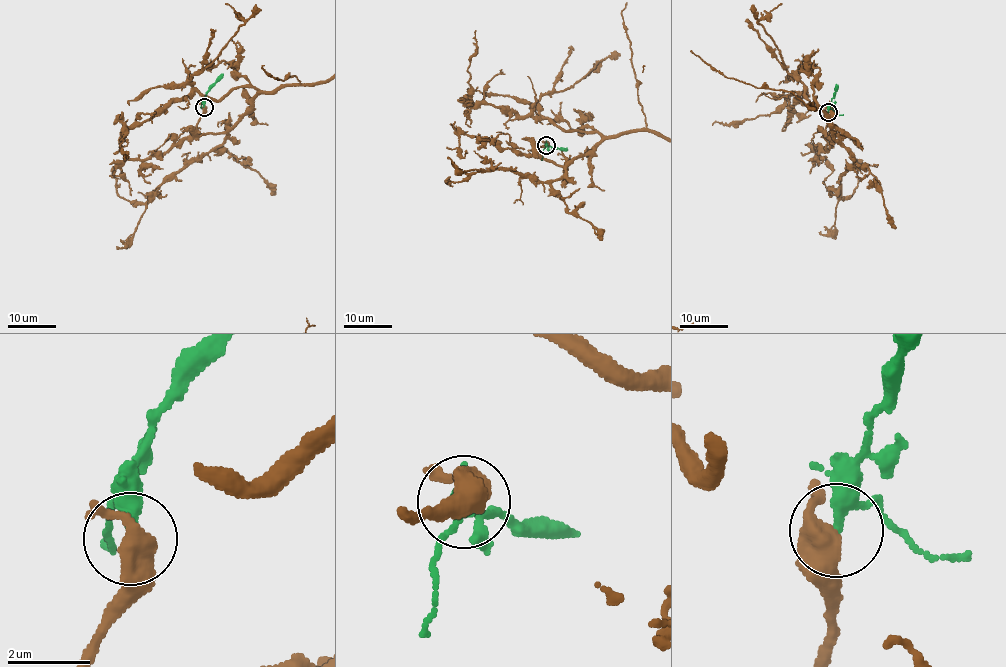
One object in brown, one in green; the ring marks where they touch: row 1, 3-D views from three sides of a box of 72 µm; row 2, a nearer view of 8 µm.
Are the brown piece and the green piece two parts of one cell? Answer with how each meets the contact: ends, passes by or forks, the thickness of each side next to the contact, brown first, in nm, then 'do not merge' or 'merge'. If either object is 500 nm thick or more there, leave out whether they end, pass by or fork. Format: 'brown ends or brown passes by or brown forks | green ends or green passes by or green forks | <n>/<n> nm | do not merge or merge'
500/260 nm | do not merge

